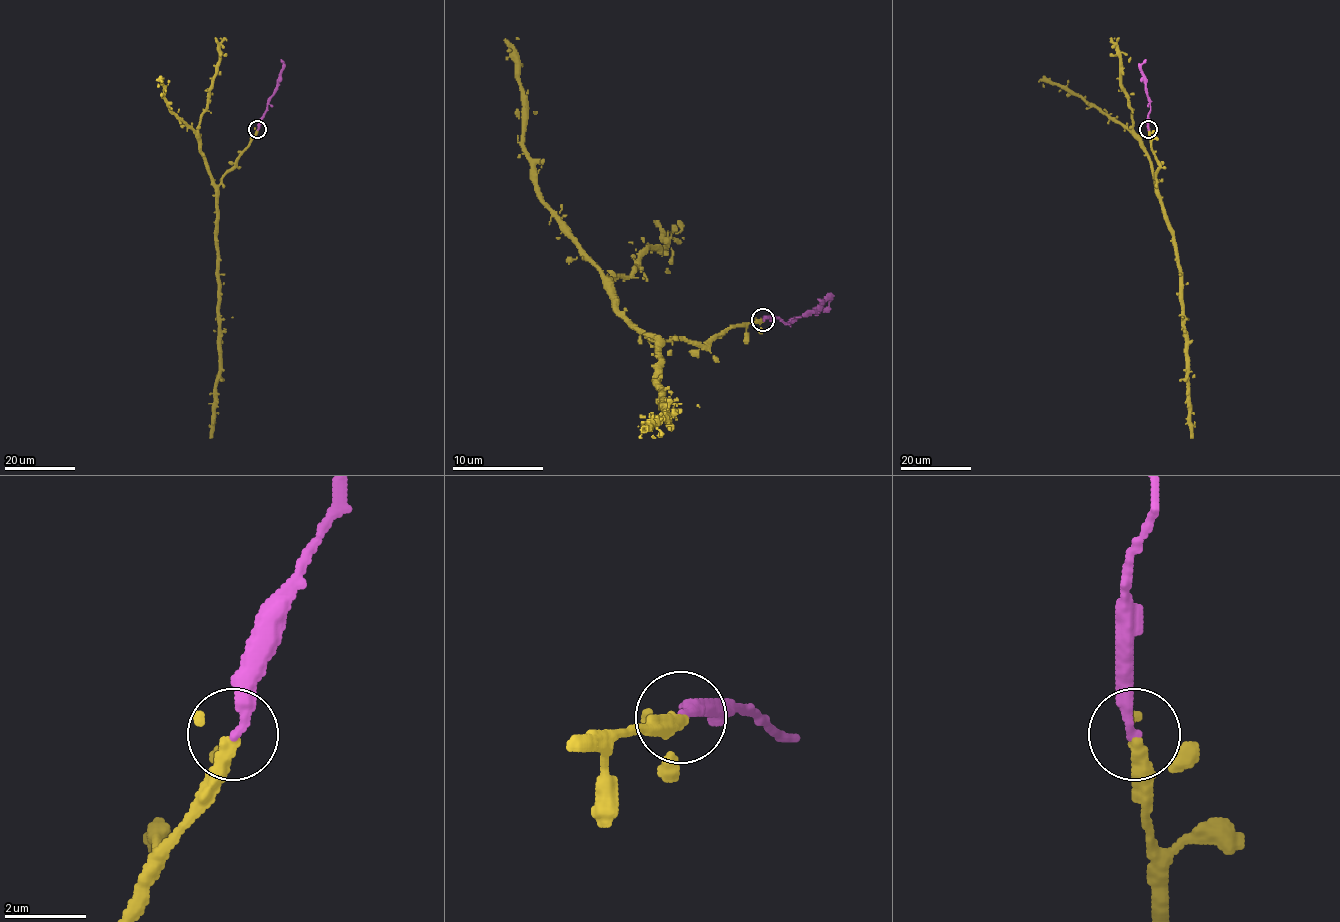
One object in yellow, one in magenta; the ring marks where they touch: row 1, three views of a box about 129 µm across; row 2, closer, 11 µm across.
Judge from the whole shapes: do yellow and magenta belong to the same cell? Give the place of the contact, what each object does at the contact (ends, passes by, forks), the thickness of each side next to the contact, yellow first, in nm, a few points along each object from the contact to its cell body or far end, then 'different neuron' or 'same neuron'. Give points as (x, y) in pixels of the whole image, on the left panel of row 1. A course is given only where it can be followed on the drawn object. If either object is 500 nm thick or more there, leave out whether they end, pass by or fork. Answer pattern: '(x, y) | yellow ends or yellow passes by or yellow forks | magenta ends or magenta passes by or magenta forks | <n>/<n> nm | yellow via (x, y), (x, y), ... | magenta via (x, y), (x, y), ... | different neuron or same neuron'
(257, 129) | yellow passes by | magenta ends | 280/280 nm | yellow via (257, 130), (218, 187), (219, 372), (215, 389), (214, 430), (209, 437) | magenta via (257, 129), (268, 99), (277, 86), (283, 67), (281, 59) | same neuron

